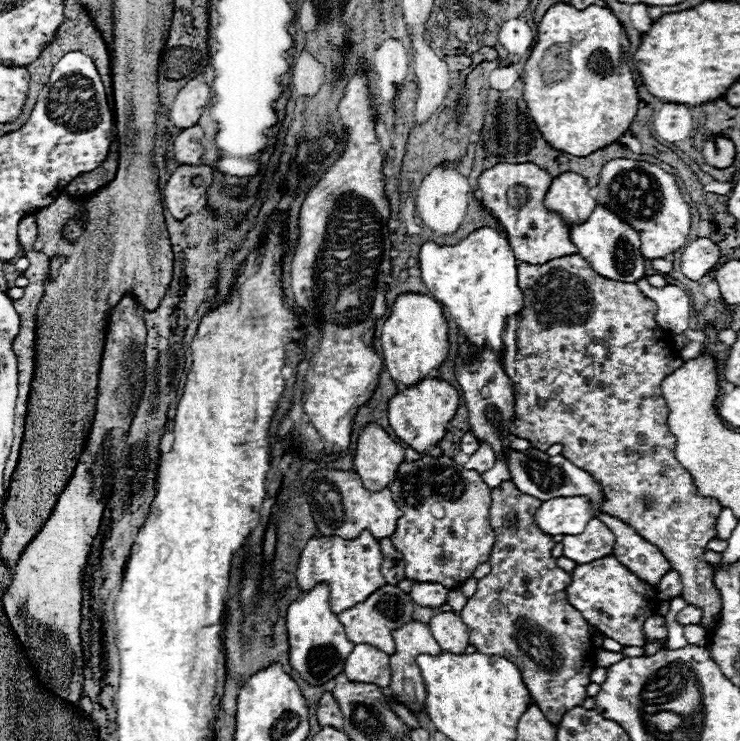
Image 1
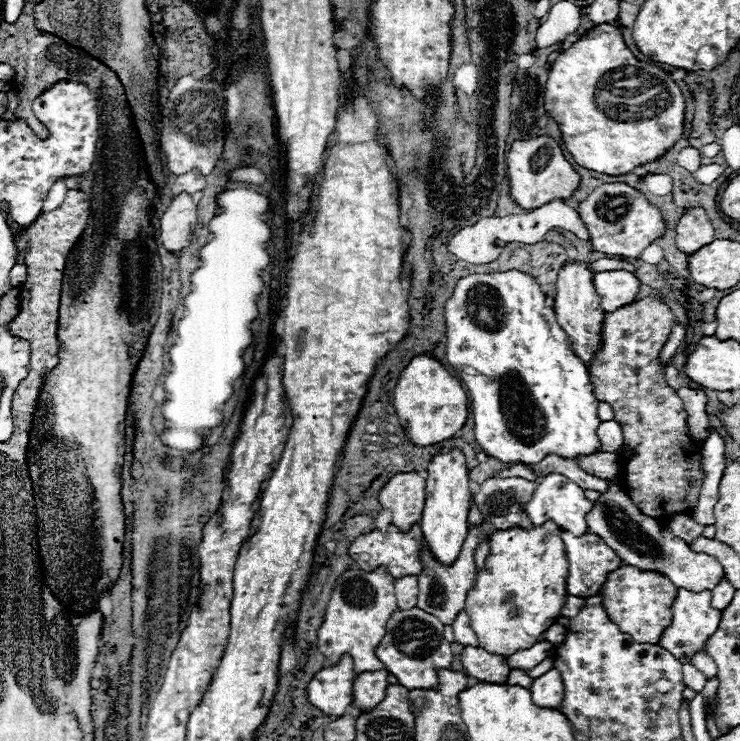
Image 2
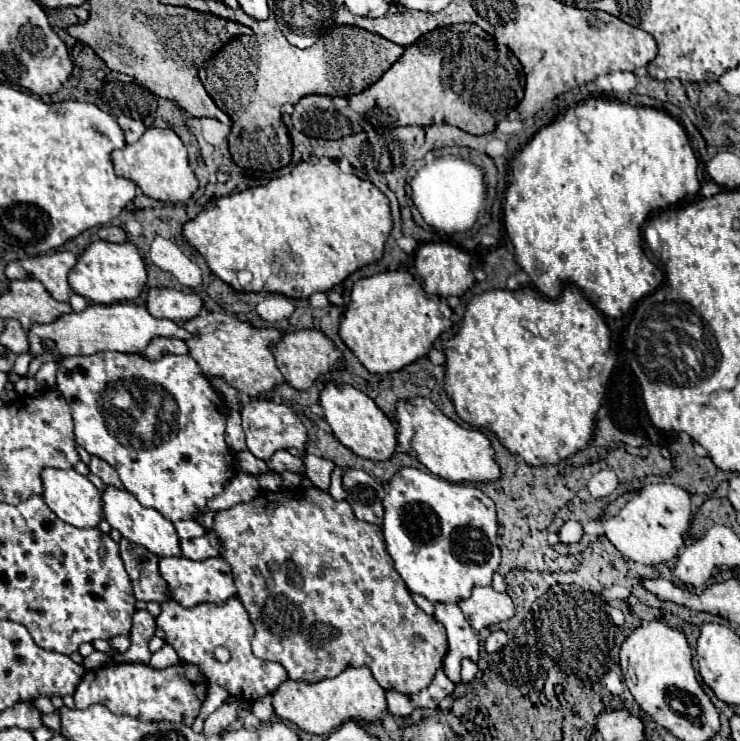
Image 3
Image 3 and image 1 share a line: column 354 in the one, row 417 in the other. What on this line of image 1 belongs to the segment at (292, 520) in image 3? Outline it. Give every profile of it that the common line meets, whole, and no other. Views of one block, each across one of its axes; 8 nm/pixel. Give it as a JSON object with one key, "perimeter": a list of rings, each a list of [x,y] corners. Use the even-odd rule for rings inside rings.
{"perimeter":[[[580,254],[562,256],[556,260],[550,260],[548,264],[538,264],[538,266],[520,262],[518,264],[518,284],[524,292],[524,312],[520,318],[508,320],[508,328],[504,330],[504,336],[502,336],[502,340],[506,344],[506,354],[504,354],[502,366],[504,366],[504,372],[508,374],[508,378],[512,380],[512,388],[514,388],[514,396],[516,396],[516,420],[514,420],[510,432],[518,438],[530,440],[540,450],[548,450],[548,446],[552,446],[552,444],[562,444],[564,446],[562,456],[566,460],[570,460],[578,468],[584,468],[586,472],[592,472],[592,476],[596,476],[596,480],[600,480],[604,494],[608,496],[608,500],[602,504],[602,512],[626,522],[644,540],[648,540],[660,548],[660,552],[668,558],[672,568],[678,570],[682,576],[684,600],[688,604],[700,604],[700,608],[704,608],[704,616],[702,616],[700,626],[704,626],[708,632],[712,632],[712,628],[716,626],[716,620],[720,618],[720,594],[716,592],[716,586],[714,586],[714,566],[704,560],[704,554],[706,554],[706,544],[712,538],[716,538],[716,518],[720,516],[722,506],[714,498],[702,498],[700,494],[696,494],[692,476],[676,460],[676,454],[674,454],[676,438],[670,434],[668,424],[666,424],[668,406],[666,406],[666,400],[662,396],[662,380],[666,376],[670,376],[674,370],[678,370],[684,364],[684,360],[672,348],[672,336],[658,326],[656,304],[650,298],[646,298],[634,282],[632,284],[628,284],[628,282],[616,284],[612,280],[604,280],[600,274],[592,272],[592,266]]]}

